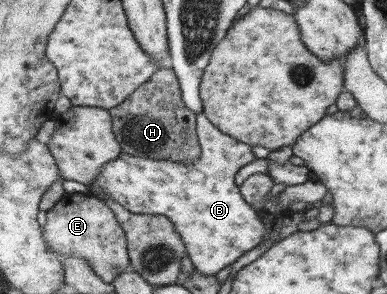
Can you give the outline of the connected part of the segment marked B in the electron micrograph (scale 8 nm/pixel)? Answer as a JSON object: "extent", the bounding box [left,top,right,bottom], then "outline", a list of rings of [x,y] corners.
{"extent":[87,112,266,276],"outline":[[[202,112],[196,114],[196,135],[200,146],[197,160],[174,164],[120,152],[117,158],[101,166],[87,194],[95,196],[90,190],[96,190],[133,214],[168,218],[181,237],[194,269],[209,276],[262,242],[266,226],[233,183],[235,172],[255,159],[250,146],[222,134]]]}

